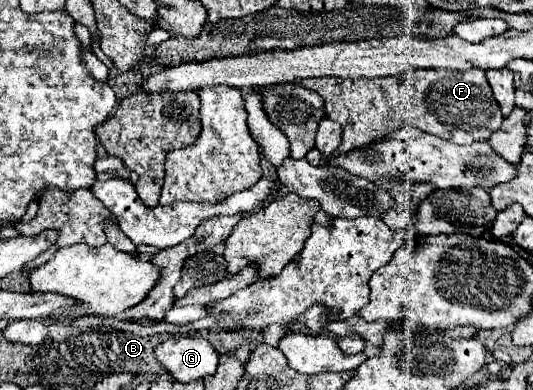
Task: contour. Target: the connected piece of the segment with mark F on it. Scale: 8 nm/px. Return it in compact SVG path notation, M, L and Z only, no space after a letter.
M420 69L414 73L376 79L312 77L302 79L300 83L322 95L326 117L342 125L342 143L330 157L378 143L378 139L388 137L404 125L418 127L424 133L448 139L456 145L468 145L488 139L504 119L486 81L486 71L480 69Z

